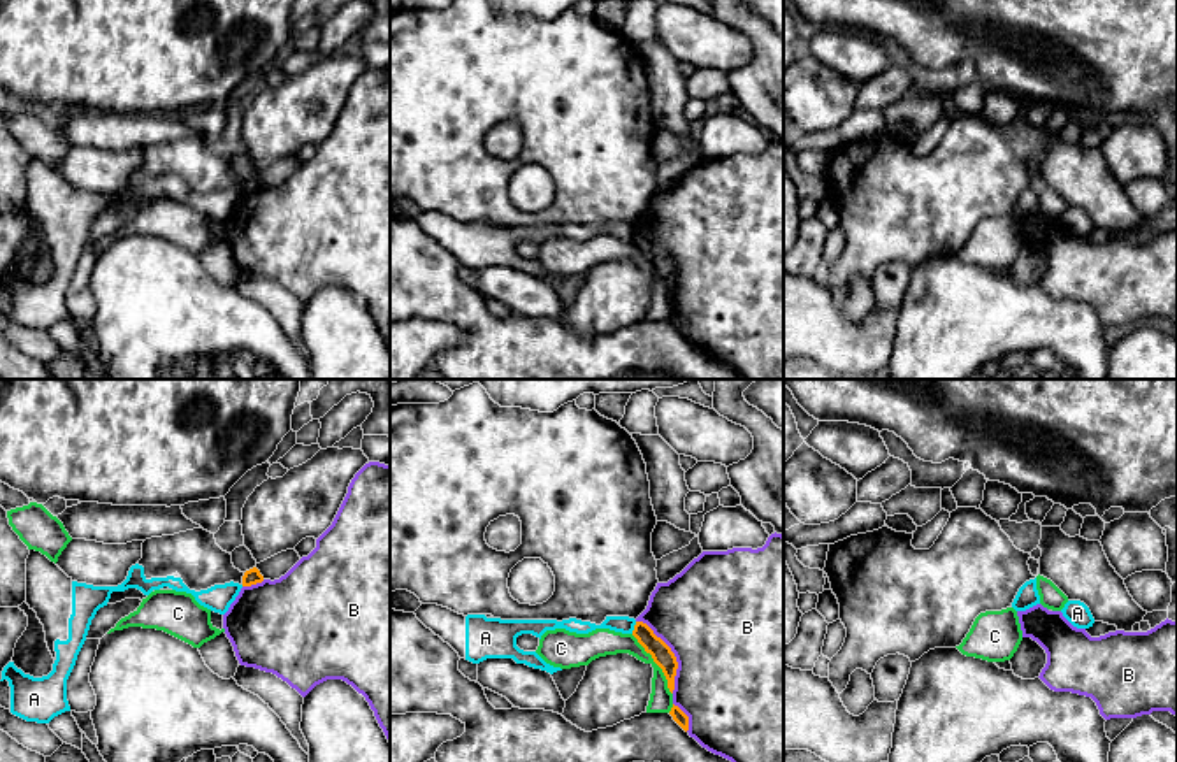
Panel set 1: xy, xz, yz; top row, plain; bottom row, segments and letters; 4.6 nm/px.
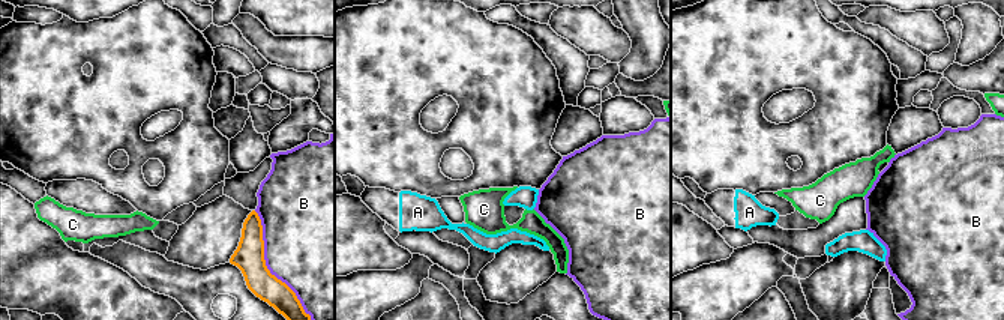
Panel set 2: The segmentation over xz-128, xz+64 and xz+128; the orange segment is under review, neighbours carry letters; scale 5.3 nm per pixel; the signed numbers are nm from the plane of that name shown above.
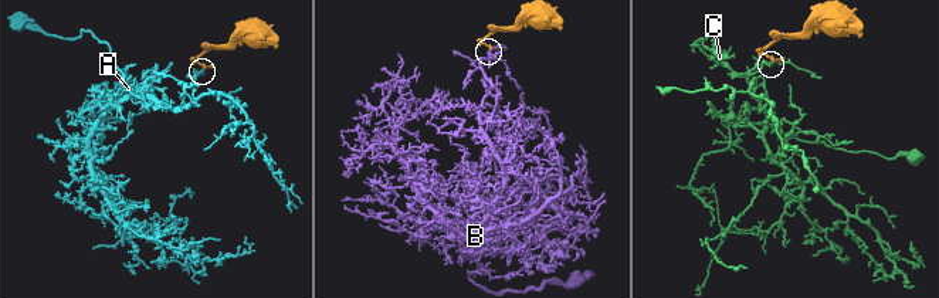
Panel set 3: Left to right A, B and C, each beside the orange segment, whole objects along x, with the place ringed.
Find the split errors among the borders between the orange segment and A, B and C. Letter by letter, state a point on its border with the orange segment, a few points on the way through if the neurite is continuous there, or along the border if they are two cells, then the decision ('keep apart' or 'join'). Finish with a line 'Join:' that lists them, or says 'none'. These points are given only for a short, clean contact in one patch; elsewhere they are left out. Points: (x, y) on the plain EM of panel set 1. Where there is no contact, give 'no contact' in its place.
A: contact xz (635, 234); border xz (636, 229), (631, 239); keep apart
B: contact xz (673, 260); keep apart
C: contact xz (656, 269); border xz (631, 241), (661, 276), (671, 301); keep apart
Join: none

